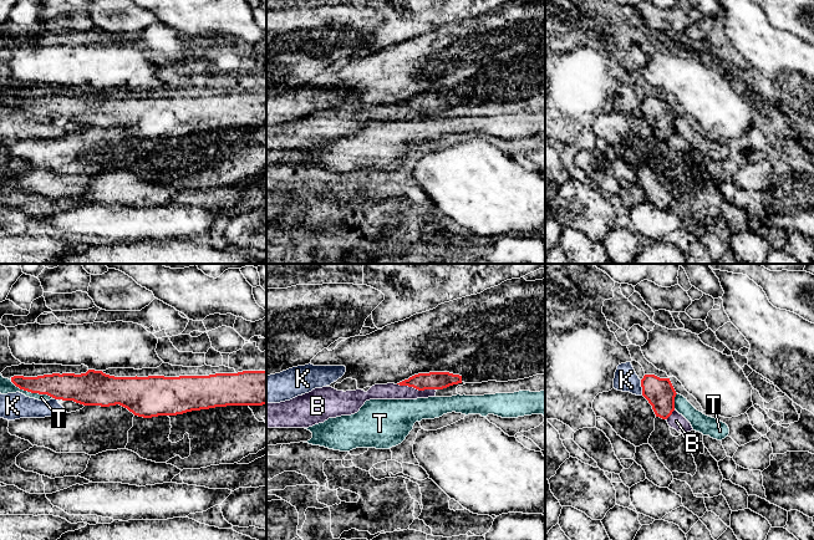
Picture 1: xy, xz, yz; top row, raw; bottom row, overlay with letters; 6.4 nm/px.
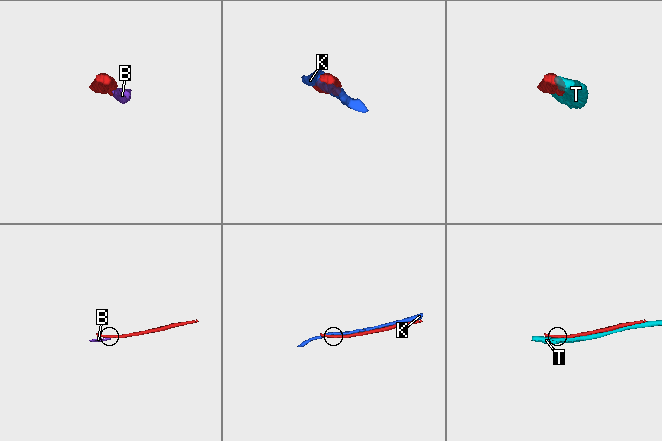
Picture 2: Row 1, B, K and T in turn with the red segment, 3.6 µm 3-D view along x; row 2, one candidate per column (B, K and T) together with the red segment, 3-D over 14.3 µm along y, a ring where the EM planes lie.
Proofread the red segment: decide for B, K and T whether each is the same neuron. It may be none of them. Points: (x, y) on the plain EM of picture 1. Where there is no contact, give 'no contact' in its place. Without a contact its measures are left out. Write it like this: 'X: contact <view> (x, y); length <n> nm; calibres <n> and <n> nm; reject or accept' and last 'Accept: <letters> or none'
B: contact xz (416, 110); length 260 nm; calibres 110 and 110 nm; reject
K: contact yz (641, 107); length 110 nm; calibres 190 and 150 nm; reject
T: contact xy (31, 113); length 300 nm; calibres 180 and 90 nm; reject
Accept: none

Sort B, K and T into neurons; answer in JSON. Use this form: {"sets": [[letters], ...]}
{"sets": [["B"], ["K"], ["T"]]}

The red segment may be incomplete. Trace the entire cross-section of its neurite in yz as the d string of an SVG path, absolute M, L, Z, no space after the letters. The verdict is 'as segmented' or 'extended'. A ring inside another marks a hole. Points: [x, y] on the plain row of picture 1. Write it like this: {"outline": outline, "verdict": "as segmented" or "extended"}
{"outline": "M645 96L641 101L642 117L652 127L656 138L667 141L675 132L676 112L670 100Z", "verdict": "as segmented"}

